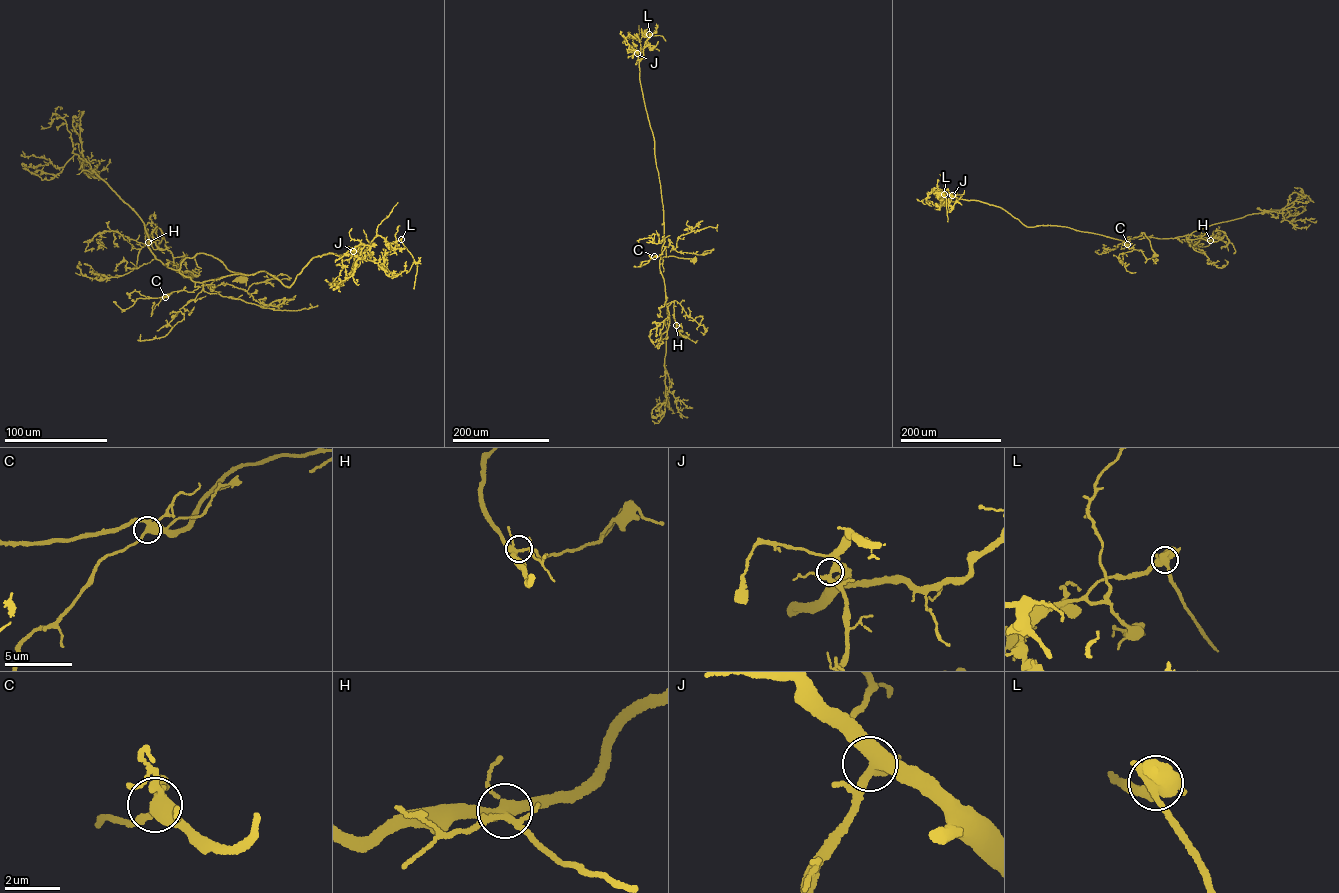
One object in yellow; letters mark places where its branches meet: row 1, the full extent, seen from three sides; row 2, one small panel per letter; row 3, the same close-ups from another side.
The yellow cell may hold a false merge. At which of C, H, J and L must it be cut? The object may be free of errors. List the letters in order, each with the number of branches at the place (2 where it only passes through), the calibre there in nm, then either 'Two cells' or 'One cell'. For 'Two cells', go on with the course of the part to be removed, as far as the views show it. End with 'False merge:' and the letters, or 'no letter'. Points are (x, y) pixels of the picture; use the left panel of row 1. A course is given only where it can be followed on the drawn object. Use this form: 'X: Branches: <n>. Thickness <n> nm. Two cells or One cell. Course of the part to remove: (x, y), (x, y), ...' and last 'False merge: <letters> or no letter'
C: Branches: 4. Thickness 400 nm. One cell
H: Branches: 5. Thickness 360 nm. One cell
J: Branches: 4. Thickness 360 nm. One cell
L: Branches: 4. Thickness 550 nm. Two cells. Course of the part to remove: (401, 239), (416, 265), (414, 288)
False merge: L

